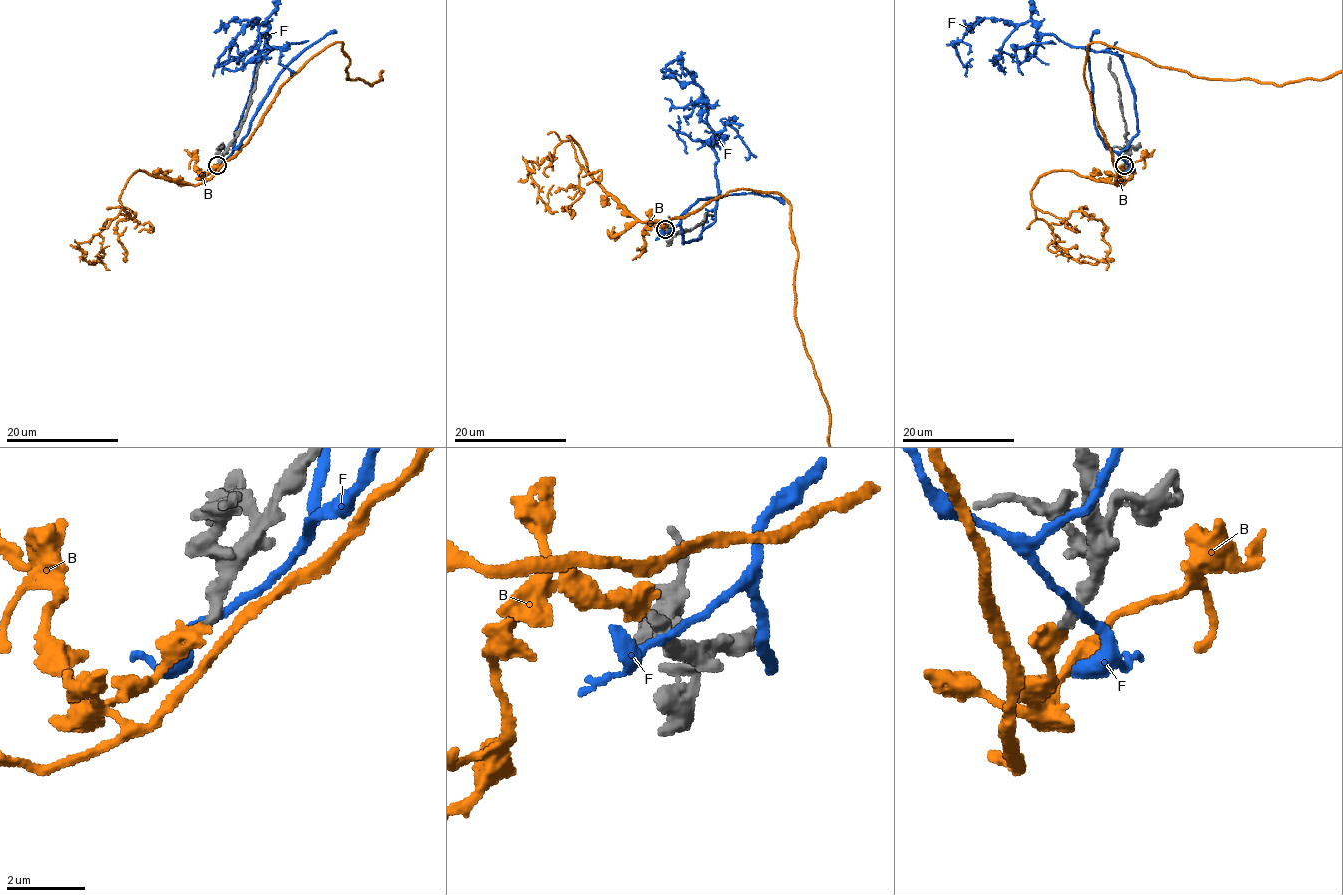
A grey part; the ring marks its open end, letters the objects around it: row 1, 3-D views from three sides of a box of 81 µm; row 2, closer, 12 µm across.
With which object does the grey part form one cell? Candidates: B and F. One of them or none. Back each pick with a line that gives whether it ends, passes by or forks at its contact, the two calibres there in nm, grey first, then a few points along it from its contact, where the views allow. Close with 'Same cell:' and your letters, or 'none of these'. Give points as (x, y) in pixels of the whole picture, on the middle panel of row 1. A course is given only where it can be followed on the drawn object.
Same cell: none of these

